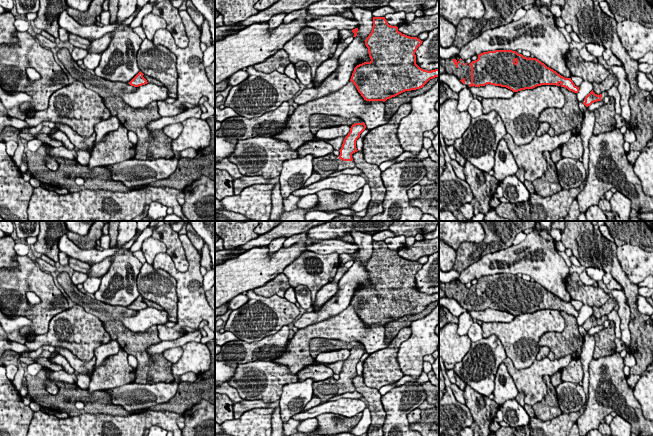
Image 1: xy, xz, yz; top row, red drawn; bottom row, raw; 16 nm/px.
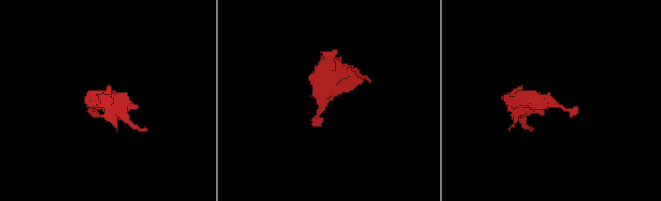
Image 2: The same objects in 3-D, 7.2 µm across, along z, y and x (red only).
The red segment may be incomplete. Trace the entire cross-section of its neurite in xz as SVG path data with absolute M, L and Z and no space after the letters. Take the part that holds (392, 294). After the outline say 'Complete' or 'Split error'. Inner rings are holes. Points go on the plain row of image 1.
M373 241L373 251L369 260L365 264L368 272L370 286L364 286L354 292L350 305L356 310L358 316L366 325L383 325L395 321L405 315L416 314L435 301L439 301L439 293L424 294L416 288L415 276L423 265L417 261L410 261L398 255L397 250L391 250L387 247L385 241Z. Complete

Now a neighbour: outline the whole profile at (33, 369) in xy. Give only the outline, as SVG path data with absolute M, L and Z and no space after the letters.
M37 362L27 366L27 372L31 376L36 376L42 369L43 367Z

